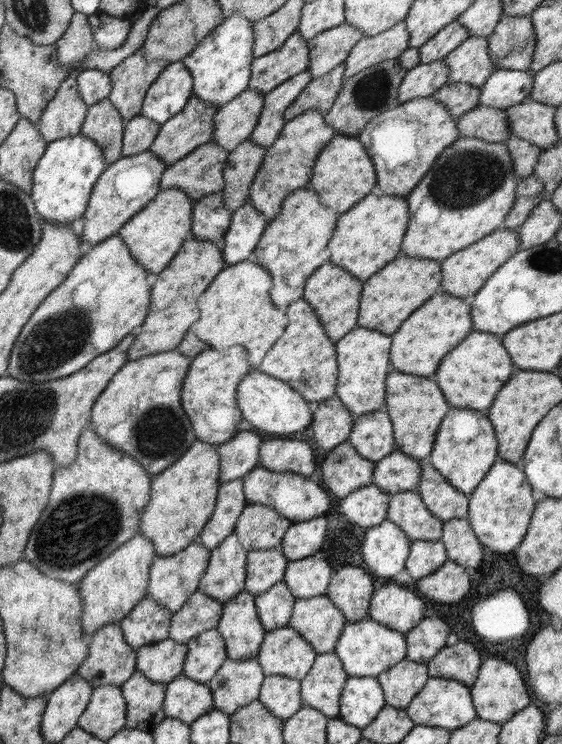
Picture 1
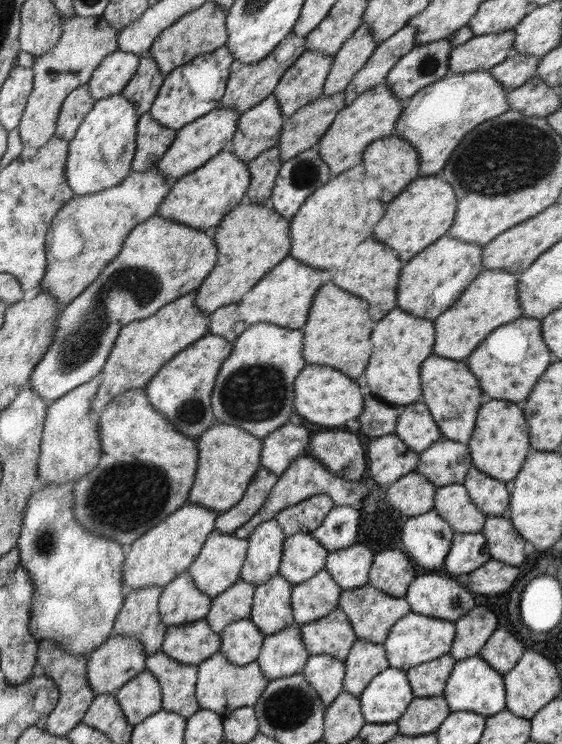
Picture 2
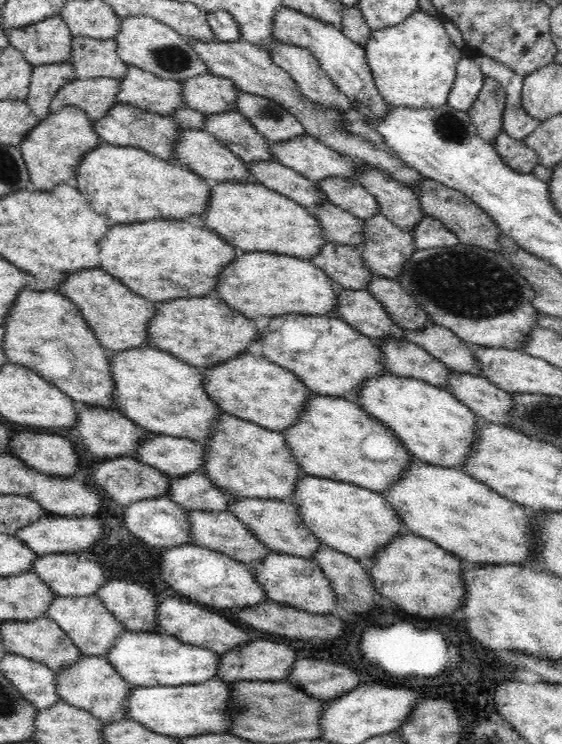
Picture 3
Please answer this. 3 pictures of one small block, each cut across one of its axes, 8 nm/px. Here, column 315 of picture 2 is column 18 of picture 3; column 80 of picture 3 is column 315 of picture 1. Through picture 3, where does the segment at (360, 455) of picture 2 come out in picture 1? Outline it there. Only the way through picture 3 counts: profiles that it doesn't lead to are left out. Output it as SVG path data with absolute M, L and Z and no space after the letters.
M273 439L260 445L259 466L272 472L294 472L310 477L316 470L316 461L307 441Z

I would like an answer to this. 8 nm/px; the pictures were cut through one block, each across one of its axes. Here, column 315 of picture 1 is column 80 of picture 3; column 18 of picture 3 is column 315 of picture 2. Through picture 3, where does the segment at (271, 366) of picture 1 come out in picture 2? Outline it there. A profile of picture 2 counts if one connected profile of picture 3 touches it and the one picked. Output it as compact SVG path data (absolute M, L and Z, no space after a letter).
M324 284L314 295L301 331L304 335L303 357L308 364L332 366L357 381L363 376L372 354L370 338L376 324L368 318L368 304L356 296L334 284Z

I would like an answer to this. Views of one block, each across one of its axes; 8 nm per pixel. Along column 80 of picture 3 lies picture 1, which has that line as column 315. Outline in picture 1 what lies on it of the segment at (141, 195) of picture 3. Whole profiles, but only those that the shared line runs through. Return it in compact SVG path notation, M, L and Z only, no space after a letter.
M335 135L328 146L324 147L315 158L313 173L304 187L318 195L318 201L334 213L346 213L362 198L375 191L376 171L374 163L364 146L356 139L346 135Z

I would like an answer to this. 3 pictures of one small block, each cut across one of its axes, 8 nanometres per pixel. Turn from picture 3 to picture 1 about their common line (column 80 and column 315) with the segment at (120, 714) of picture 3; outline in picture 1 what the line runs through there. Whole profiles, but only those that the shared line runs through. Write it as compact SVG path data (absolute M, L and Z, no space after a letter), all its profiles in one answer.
M335 652L317 654L308 674L301 680L304 706L319 710L329 719L337 718L348 677Z

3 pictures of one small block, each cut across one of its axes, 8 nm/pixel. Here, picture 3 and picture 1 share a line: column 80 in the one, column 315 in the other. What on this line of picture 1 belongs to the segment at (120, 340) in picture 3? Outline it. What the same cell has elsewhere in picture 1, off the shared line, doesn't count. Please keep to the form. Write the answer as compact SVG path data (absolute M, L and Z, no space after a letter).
M330 262L319 266L307 279L304 287L304 299L309 302L326 331L326 336L330 341L336 343L345 334L357 327L359 315L360 292L362 292L362 282L354 278L349 272Z

